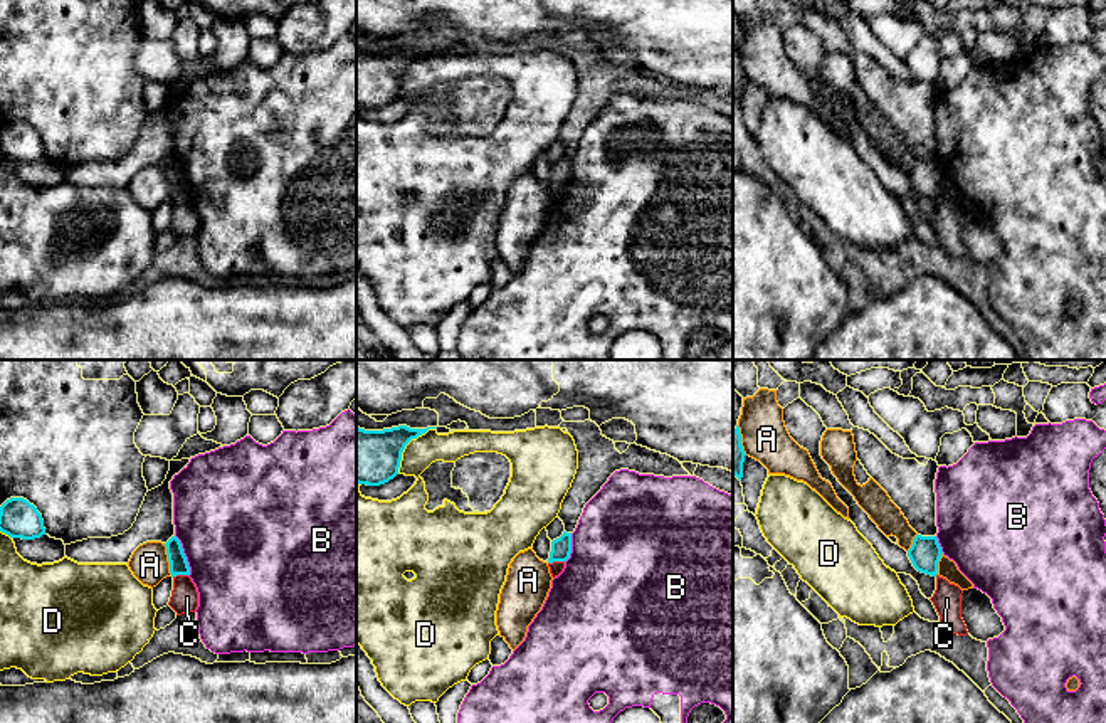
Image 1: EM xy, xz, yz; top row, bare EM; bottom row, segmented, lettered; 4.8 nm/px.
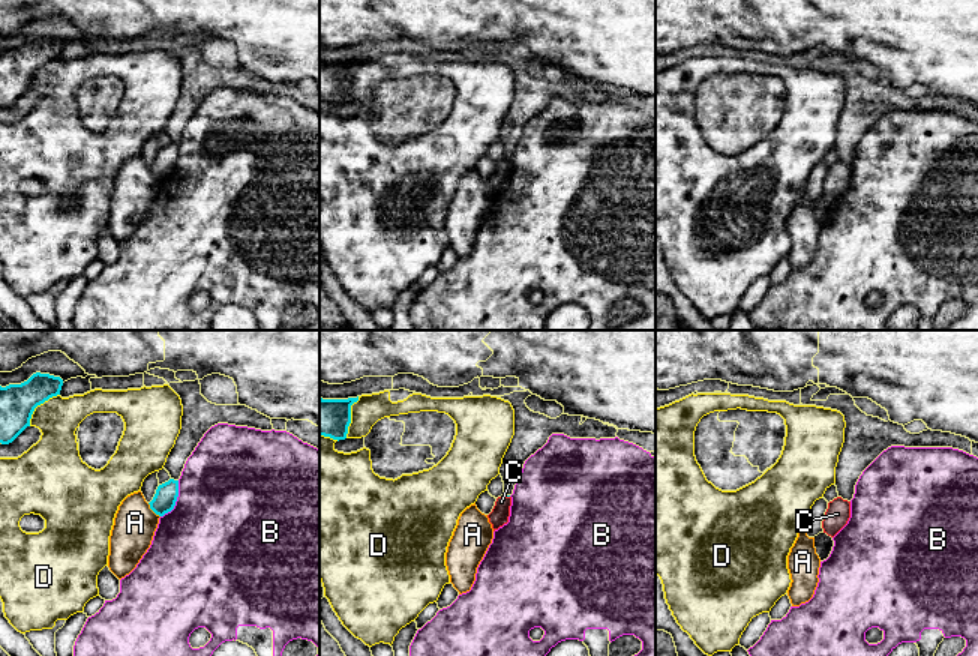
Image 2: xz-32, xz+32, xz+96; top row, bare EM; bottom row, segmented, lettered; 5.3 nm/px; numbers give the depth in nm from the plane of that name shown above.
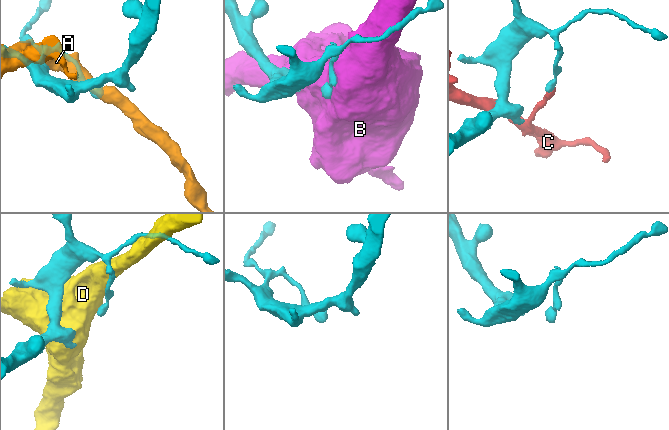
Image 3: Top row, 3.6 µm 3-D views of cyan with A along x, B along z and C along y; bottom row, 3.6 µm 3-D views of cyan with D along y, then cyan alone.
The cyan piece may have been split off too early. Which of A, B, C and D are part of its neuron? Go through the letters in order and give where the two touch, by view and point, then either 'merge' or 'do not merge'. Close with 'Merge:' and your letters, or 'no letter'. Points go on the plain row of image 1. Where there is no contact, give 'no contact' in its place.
A: xy (168, 182) | do not merge
B: xy (184, 179) | do not merge
C: xz (555, 184) | do not merge
D: xz (405, 68) | do not merge
Merge: no letter

